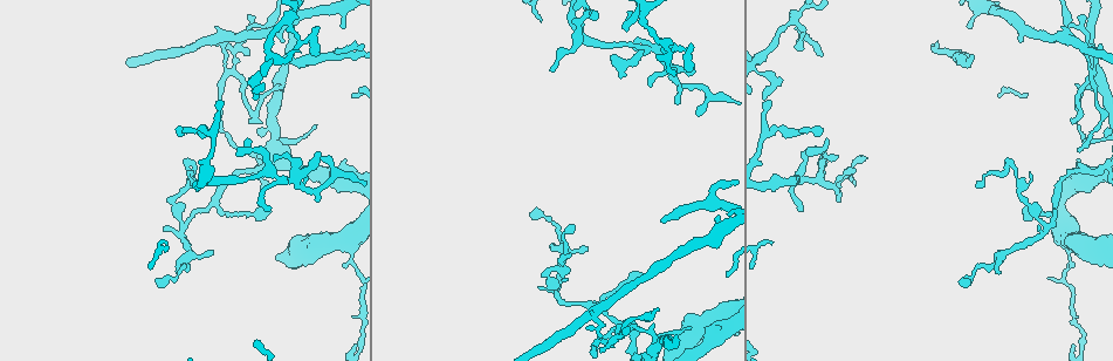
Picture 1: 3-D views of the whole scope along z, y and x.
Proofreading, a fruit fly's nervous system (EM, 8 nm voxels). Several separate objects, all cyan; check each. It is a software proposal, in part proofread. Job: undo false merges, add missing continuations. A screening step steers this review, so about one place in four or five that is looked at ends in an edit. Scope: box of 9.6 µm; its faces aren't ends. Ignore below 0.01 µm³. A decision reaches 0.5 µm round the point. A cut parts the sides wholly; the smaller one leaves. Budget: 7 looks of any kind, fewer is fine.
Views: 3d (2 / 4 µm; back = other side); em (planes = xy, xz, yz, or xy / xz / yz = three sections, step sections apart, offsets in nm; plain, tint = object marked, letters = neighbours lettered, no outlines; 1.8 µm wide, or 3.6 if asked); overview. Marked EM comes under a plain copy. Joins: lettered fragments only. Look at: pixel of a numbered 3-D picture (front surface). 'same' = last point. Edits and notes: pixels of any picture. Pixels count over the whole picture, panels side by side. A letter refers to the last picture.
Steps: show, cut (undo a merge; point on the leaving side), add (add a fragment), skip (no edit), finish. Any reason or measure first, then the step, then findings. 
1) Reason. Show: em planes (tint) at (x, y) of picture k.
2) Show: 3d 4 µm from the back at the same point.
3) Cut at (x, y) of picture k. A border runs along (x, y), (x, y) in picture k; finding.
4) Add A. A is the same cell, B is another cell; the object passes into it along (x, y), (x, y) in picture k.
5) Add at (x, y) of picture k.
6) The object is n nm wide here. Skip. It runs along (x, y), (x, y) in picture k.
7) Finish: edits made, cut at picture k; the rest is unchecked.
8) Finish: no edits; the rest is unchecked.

Tapers out. Show: em xz step 16 (letters) at (247, 137) of picture 1.

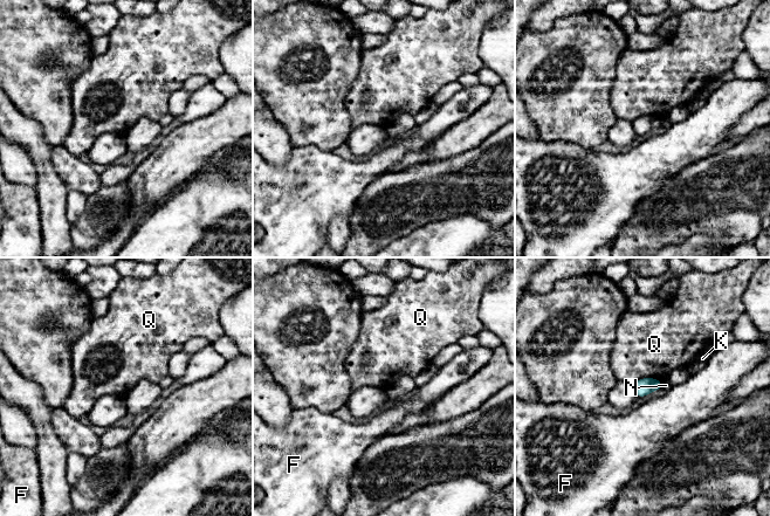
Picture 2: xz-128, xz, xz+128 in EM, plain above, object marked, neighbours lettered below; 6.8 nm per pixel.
The object is 120 nm wide here. Skip. F, K, N and Q are other cells; a border runs along (661, 380), (640, 378), (632, 384) in picture 2; no lettered fragment goes on from it.

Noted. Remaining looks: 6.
Thin neck. Show: em planes (letters) at (211, 131) of picture 1.

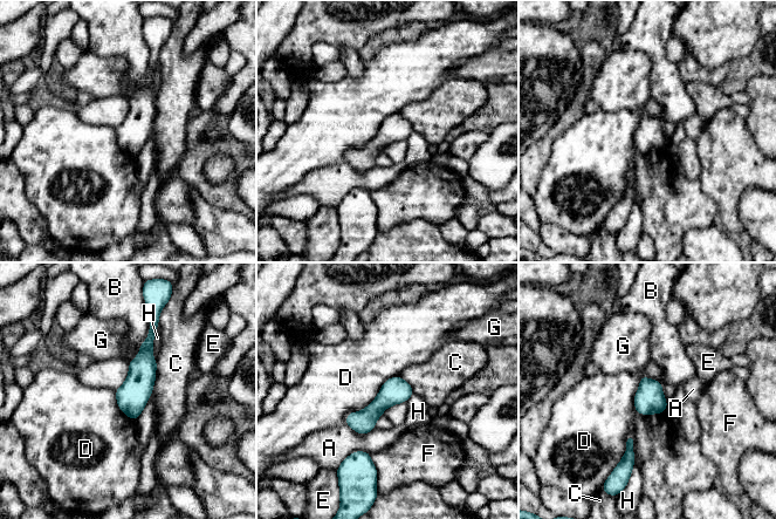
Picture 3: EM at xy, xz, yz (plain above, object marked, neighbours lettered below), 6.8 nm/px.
Skip. A, B, C, D, E, F, G and H are other cells; a border runs along (398, 375), (344, 423) in picture 3; continuous, no second cell.

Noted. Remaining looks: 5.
Abrupt turn. Show: em xy step 16 (tint) at (311, 36) of picture 1.

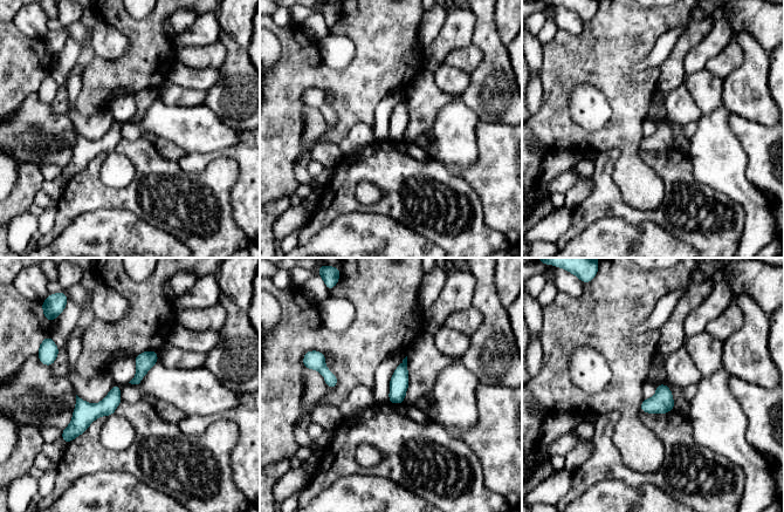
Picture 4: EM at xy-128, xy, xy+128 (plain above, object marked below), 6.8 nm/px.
Another direction. Show: em planes (tint) at the same point.

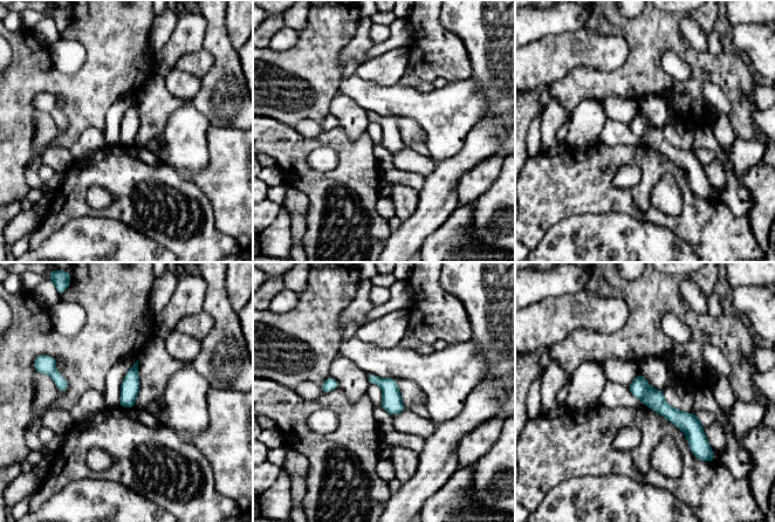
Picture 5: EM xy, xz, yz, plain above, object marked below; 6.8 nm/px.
See the neighbours. Show: em planes (letters) at the same point.

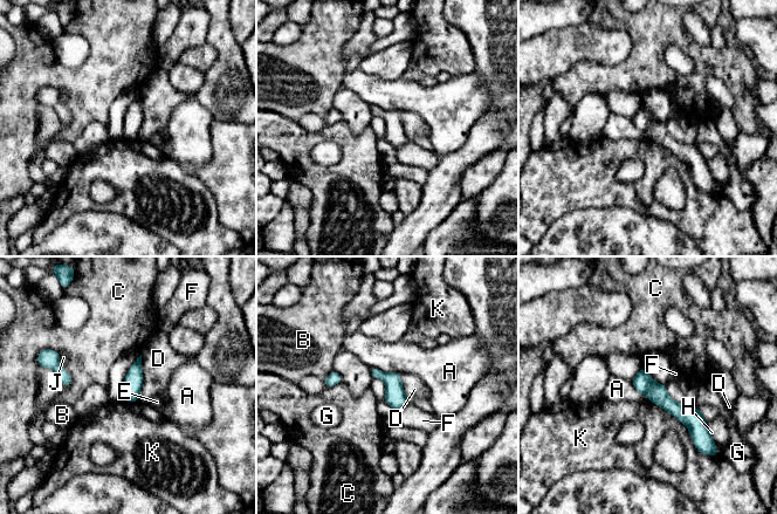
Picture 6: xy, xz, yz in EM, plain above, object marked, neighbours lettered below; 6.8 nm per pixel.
The longest contact is with K, 500 nm. Skip. A, B, C, D, E, F, G, H, J and K are other cells; a border runs along (370, 367), (386, 372), (400, 374) in picture 6; continuous, no second cell.

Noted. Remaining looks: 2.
Finish: no edits; the rest is unchecked.

